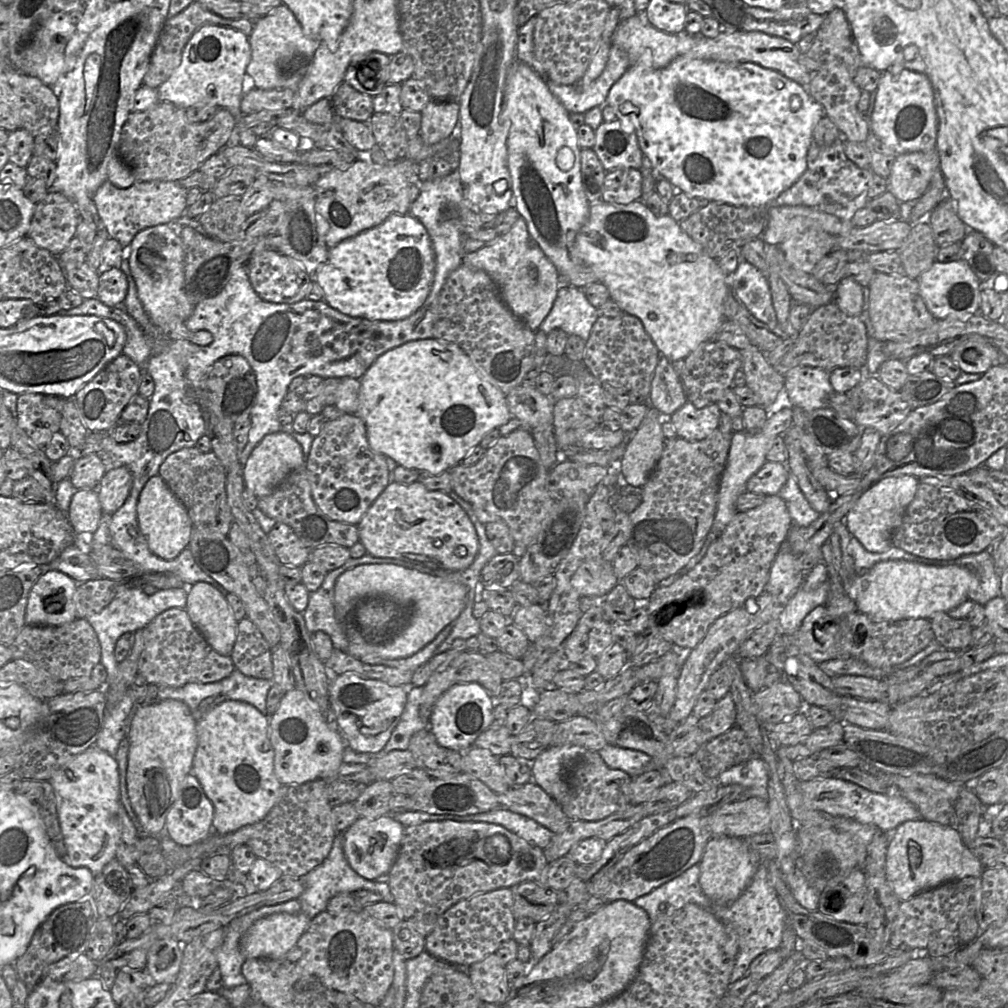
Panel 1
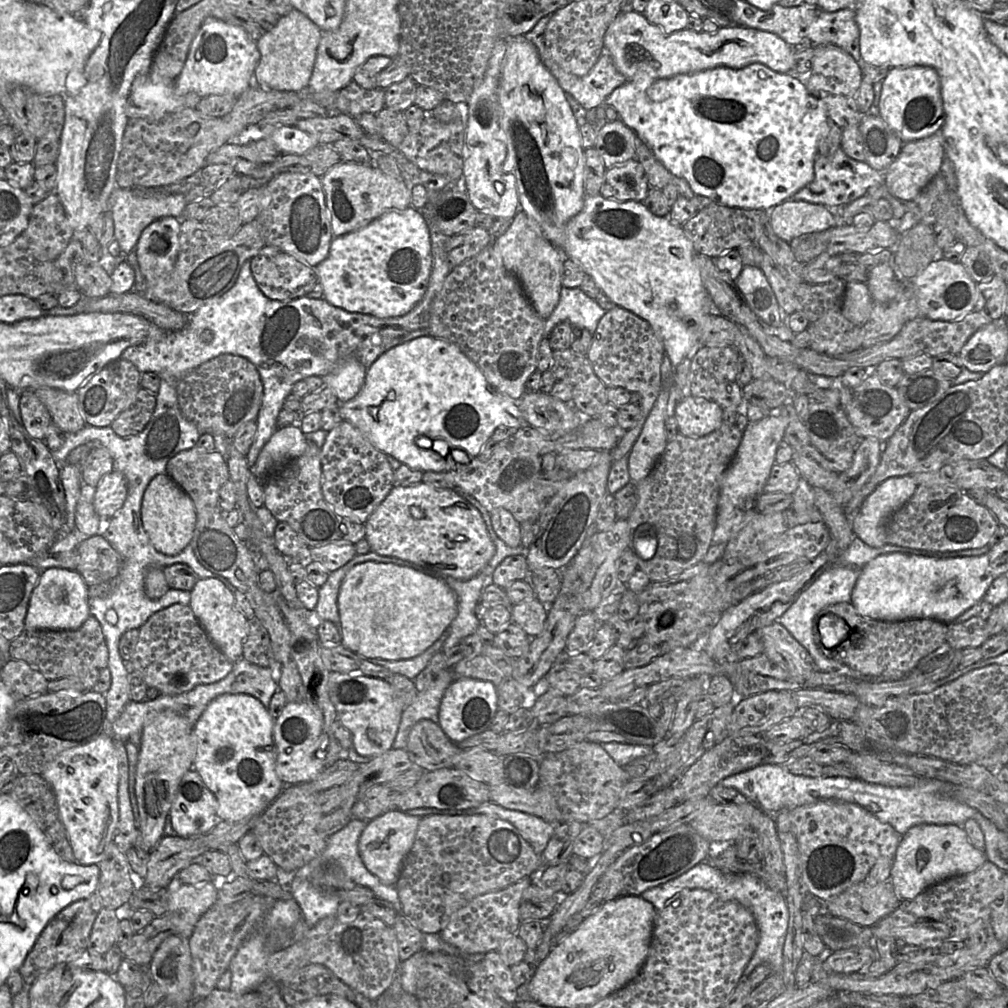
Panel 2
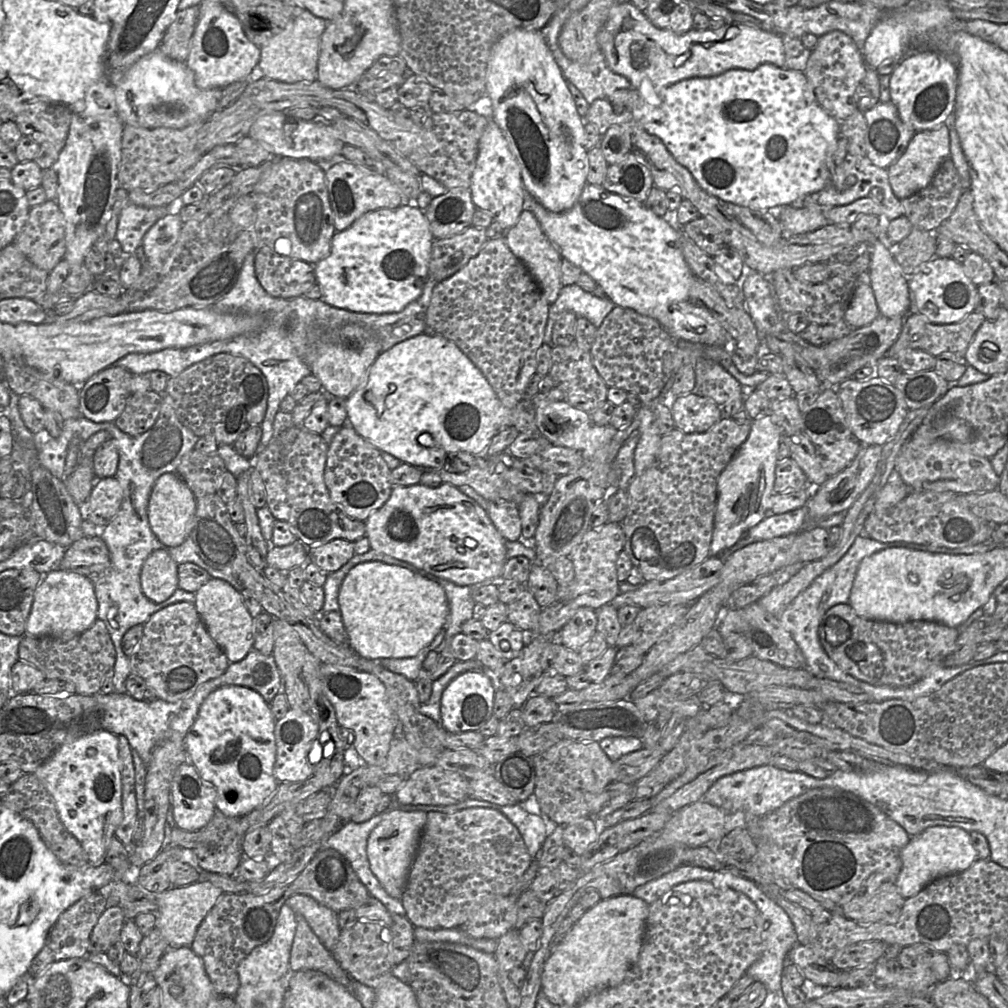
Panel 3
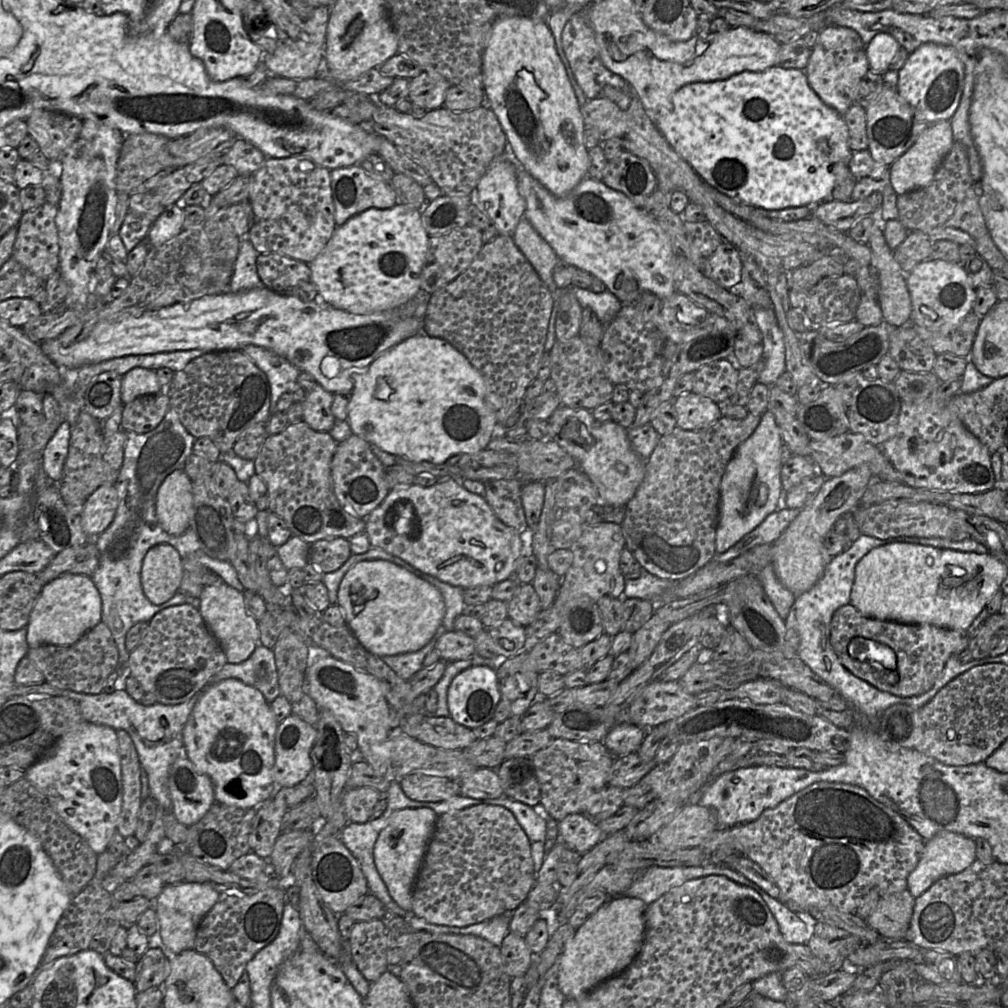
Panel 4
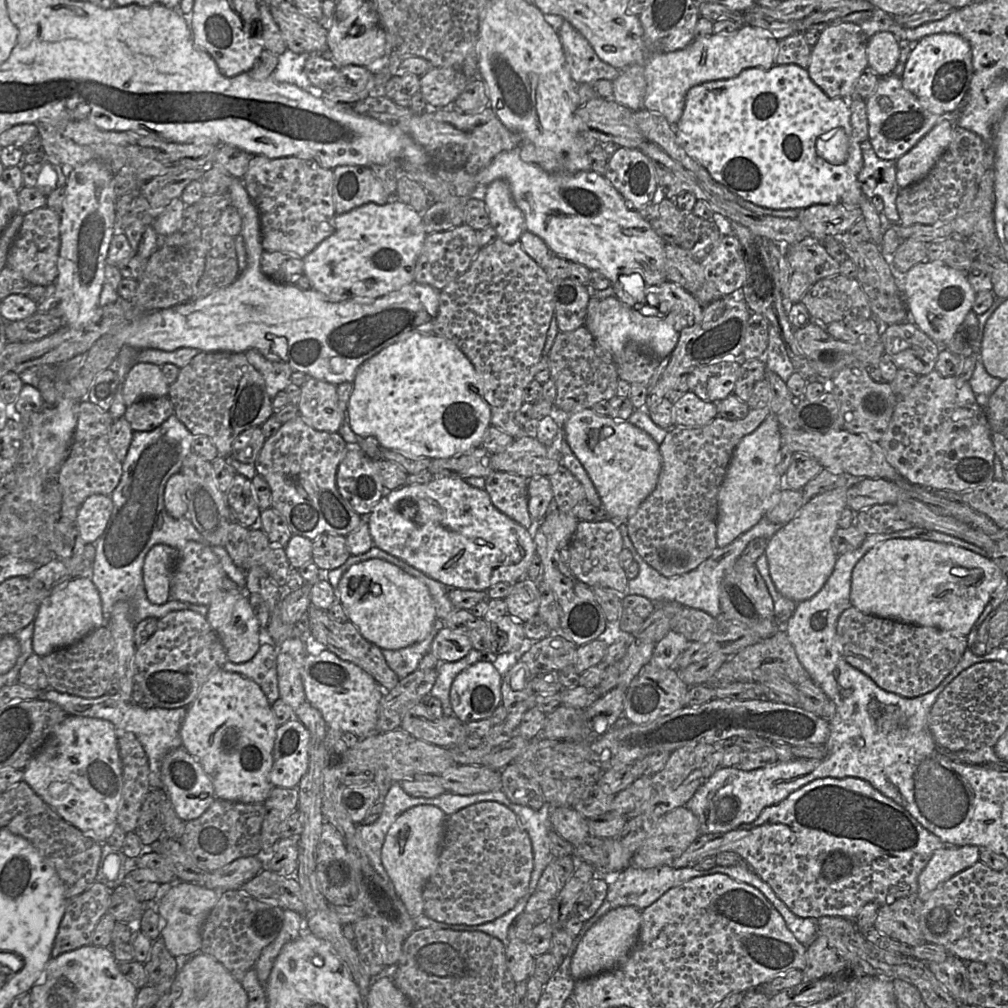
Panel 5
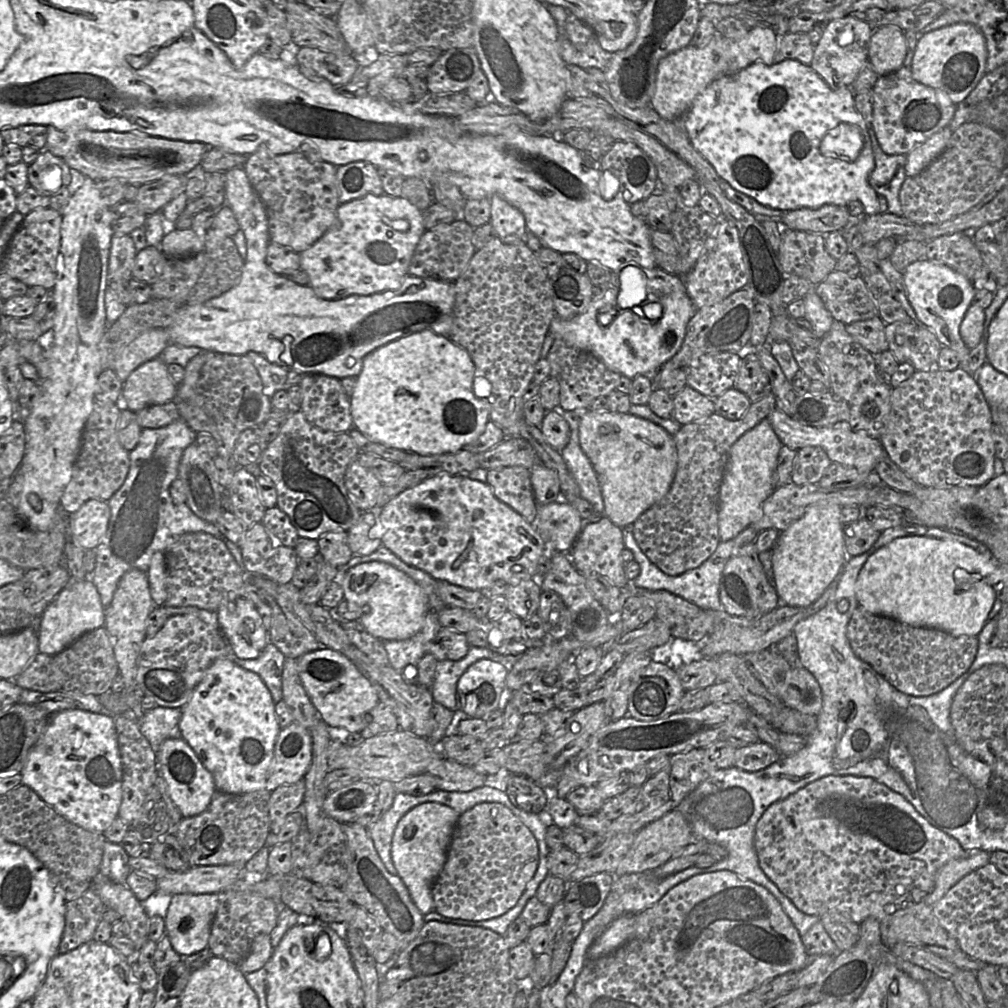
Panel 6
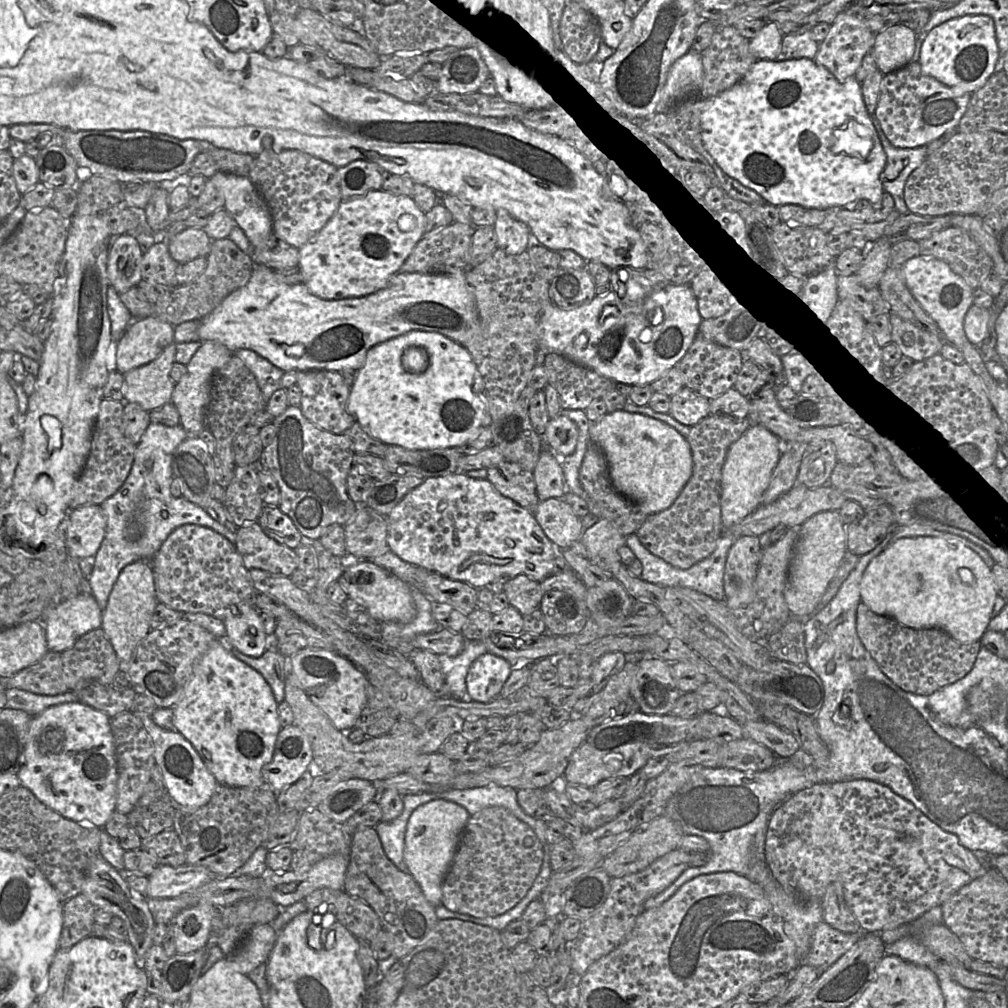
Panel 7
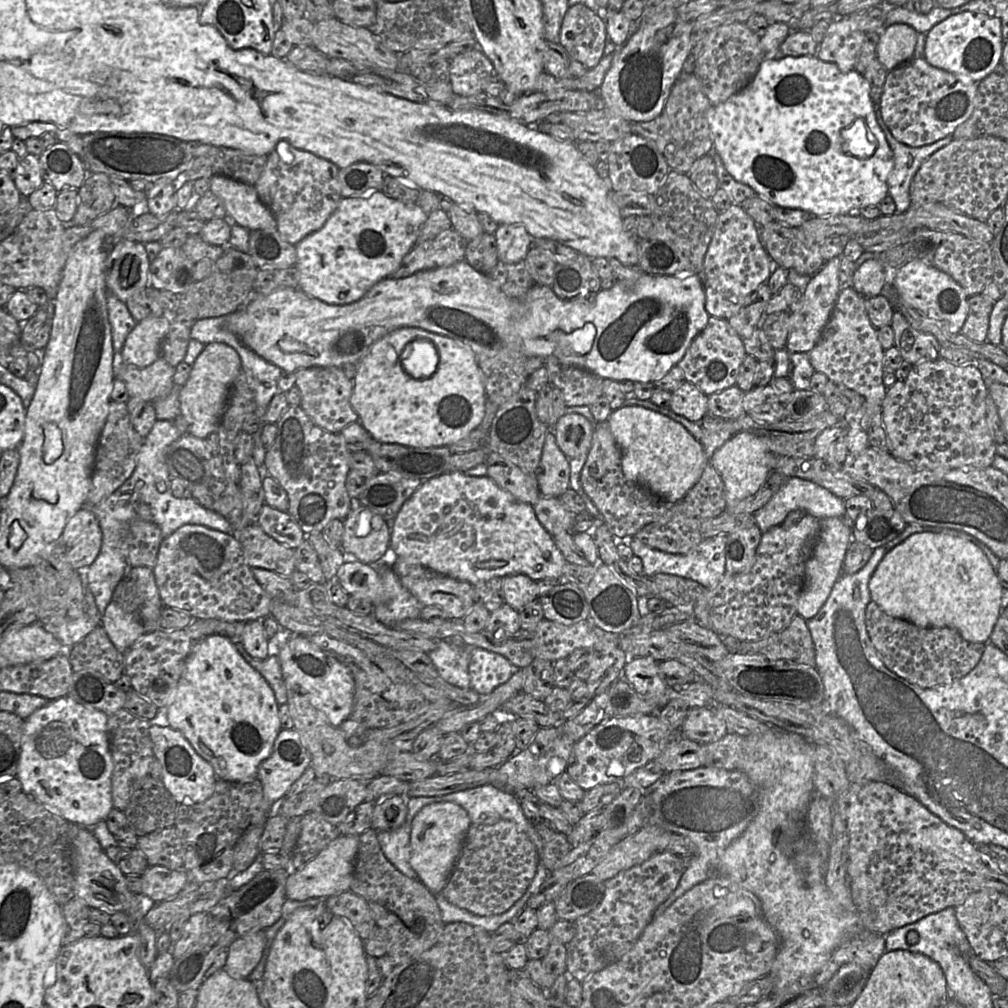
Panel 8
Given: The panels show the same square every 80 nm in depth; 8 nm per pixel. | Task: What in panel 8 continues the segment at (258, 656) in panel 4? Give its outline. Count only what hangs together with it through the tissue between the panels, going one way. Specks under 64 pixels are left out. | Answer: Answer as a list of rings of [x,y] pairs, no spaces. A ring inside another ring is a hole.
[[[241,642],[234,643],[234,645],[245,661],[257,670],[268,682],[274,691],[278,705],[286,703],[287,688],[283,678],[279,657],[277,655],[270,655],[266,659],[257,660],[246,652]]]

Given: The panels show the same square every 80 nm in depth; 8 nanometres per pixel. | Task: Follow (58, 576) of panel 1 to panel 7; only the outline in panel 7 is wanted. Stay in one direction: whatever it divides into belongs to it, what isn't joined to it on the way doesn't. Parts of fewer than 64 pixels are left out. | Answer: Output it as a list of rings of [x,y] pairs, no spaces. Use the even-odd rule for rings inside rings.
[[[80,594],[57,606],[47,604],[42,618],[48,650],[62,653],[91,630],[102,626],[103,611],[92,594]]]

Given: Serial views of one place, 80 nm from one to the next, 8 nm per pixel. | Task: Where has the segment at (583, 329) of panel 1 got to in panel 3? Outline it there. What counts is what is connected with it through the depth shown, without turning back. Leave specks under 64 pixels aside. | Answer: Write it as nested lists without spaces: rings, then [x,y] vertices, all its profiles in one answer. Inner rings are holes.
[[[576,284],[563,286],[557,300],[550,305],[543,343],[551,345],[555,322],[565,311],[573,312],[578,318],[586,318],[599,328],[614,308],[615,304],[608,297],[597,297]]]

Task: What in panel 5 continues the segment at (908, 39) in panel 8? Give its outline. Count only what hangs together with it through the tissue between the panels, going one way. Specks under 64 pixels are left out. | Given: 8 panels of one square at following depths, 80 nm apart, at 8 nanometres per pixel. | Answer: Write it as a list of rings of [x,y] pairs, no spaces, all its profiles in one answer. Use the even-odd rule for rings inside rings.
[[[878,32],[868,41],[868,65],[880,77],[892,74],[898,64],[899,54],[899,40],[891,32]]]

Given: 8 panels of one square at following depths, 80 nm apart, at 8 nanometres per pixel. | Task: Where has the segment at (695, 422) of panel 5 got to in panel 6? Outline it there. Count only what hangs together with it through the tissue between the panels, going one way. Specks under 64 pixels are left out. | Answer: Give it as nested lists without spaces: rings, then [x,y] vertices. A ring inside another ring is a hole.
[[[687,385],[673,396],[673,419],[681,425],[703,420],[713,413],[713,399]]]

